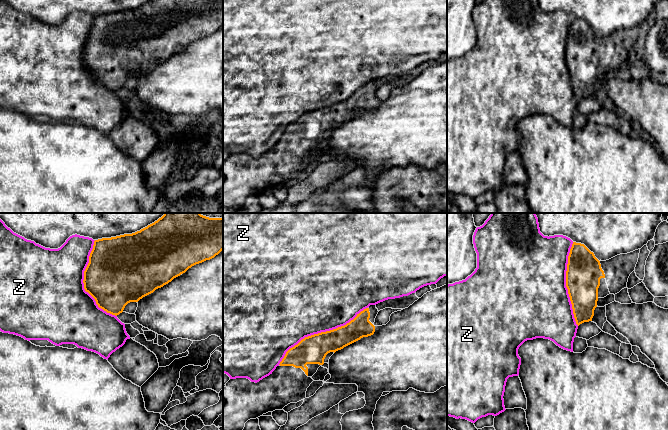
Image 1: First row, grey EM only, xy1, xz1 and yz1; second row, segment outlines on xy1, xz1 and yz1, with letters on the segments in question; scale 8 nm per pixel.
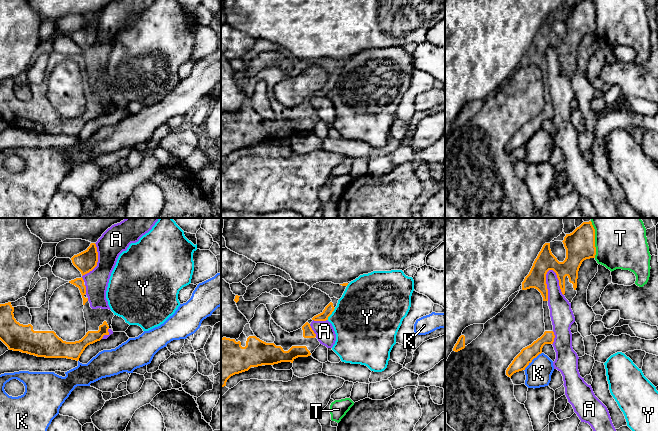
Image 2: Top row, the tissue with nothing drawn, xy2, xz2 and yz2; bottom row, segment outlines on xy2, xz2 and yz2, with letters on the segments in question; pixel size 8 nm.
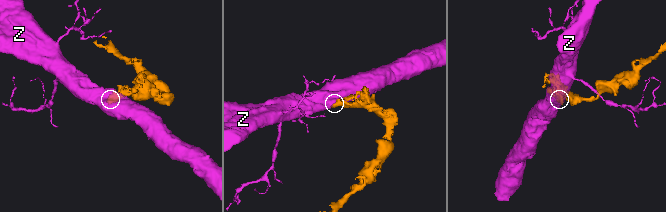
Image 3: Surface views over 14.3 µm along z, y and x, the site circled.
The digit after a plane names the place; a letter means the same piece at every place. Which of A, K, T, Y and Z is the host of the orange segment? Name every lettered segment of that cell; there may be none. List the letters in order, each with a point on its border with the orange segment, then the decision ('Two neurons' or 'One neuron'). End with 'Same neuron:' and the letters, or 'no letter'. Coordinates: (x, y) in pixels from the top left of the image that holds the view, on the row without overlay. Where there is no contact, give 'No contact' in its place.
A: Touches orange at yz2 (546, 60). Two neurons
K: Touches orange at yz2 (531, 137). Two neurons
T: Touches orange at yz2 (594, 17). Two neurons
Y: Touches orange at xz2 (331, 89). Two neurons
Z: Touches orange at xz1 (321, 108). Two neurons
Same neuron: no letter

